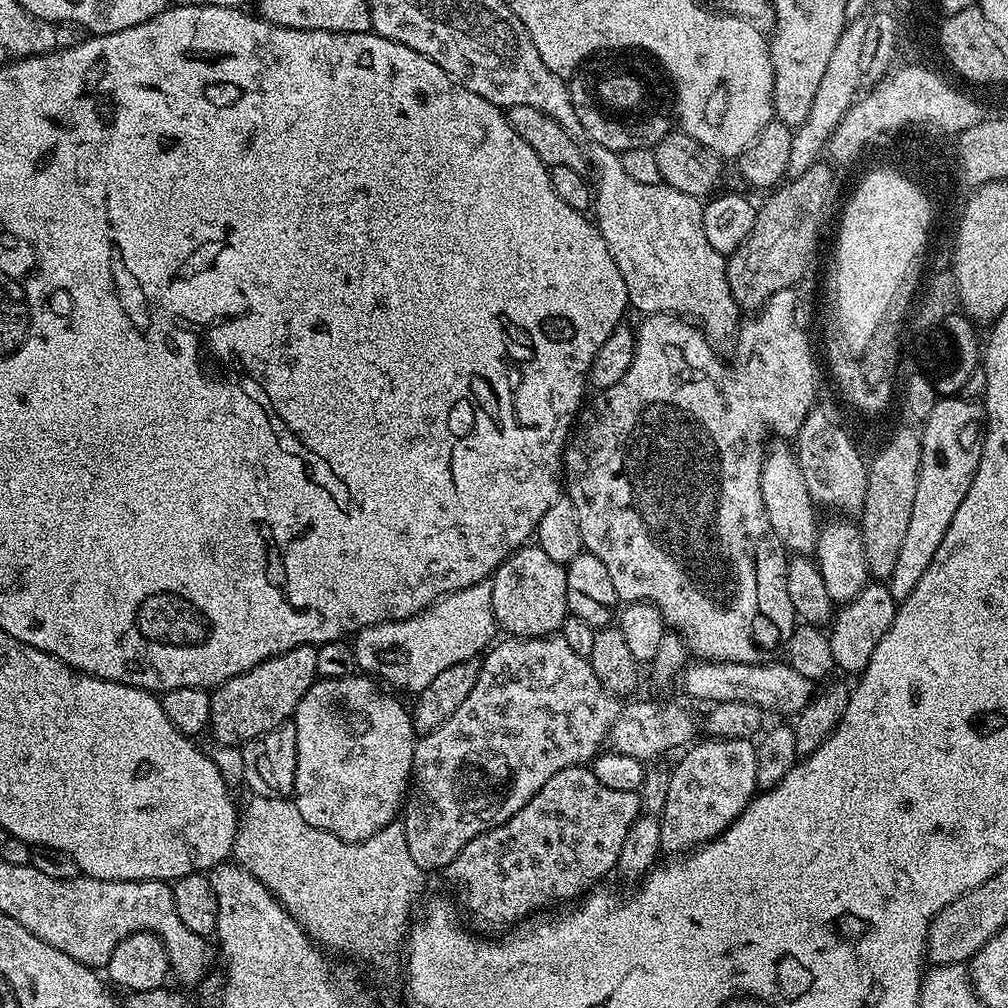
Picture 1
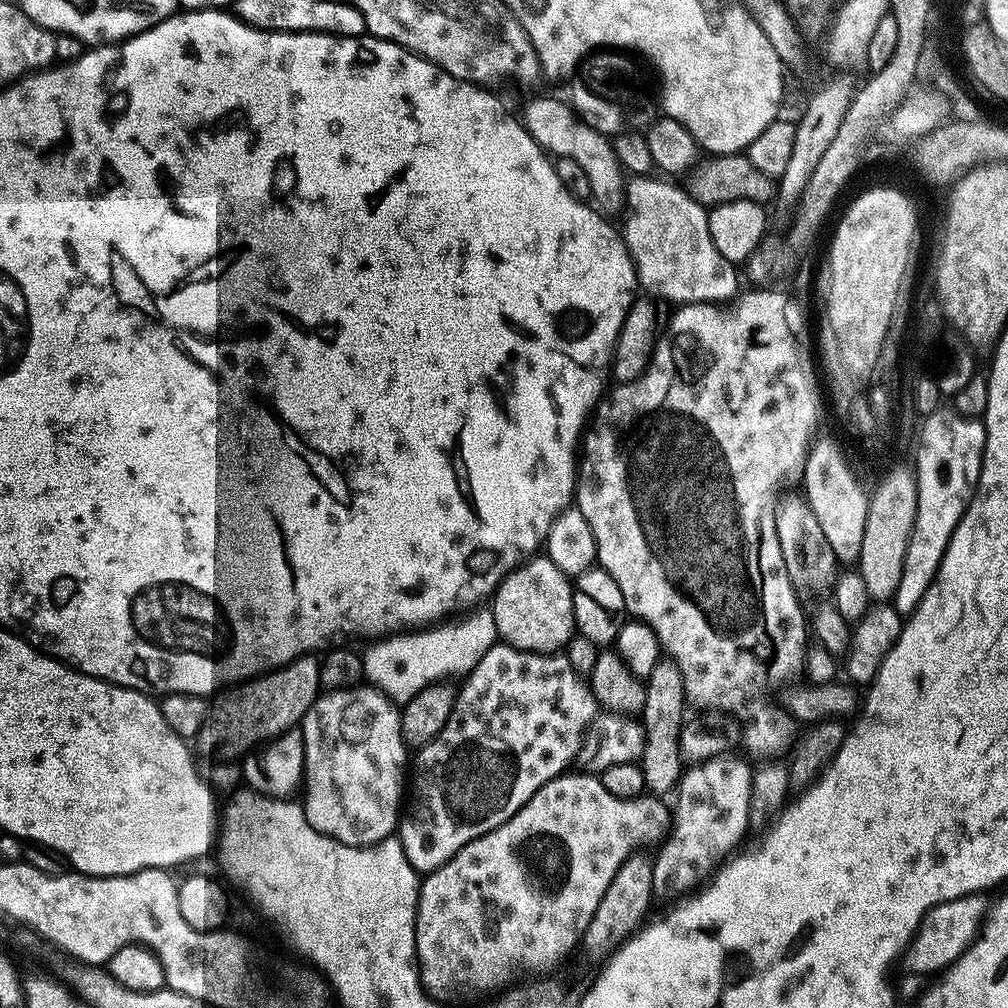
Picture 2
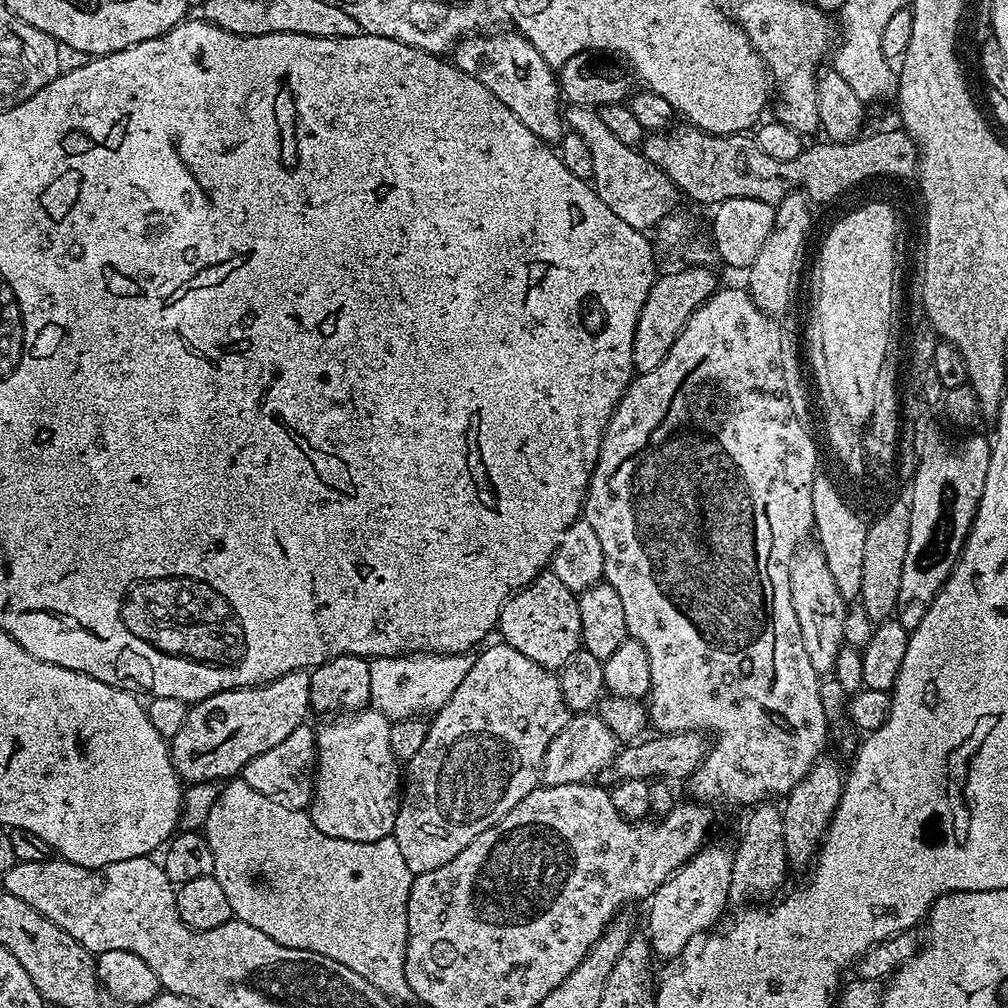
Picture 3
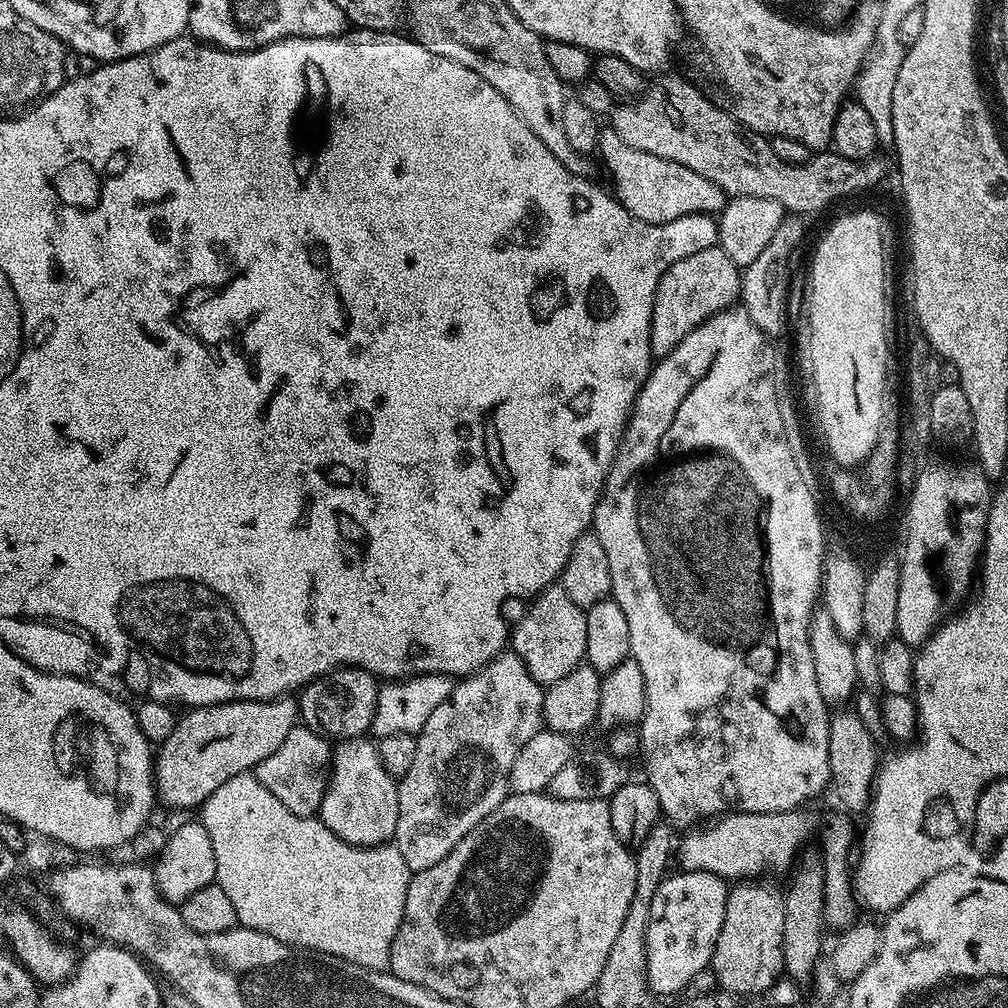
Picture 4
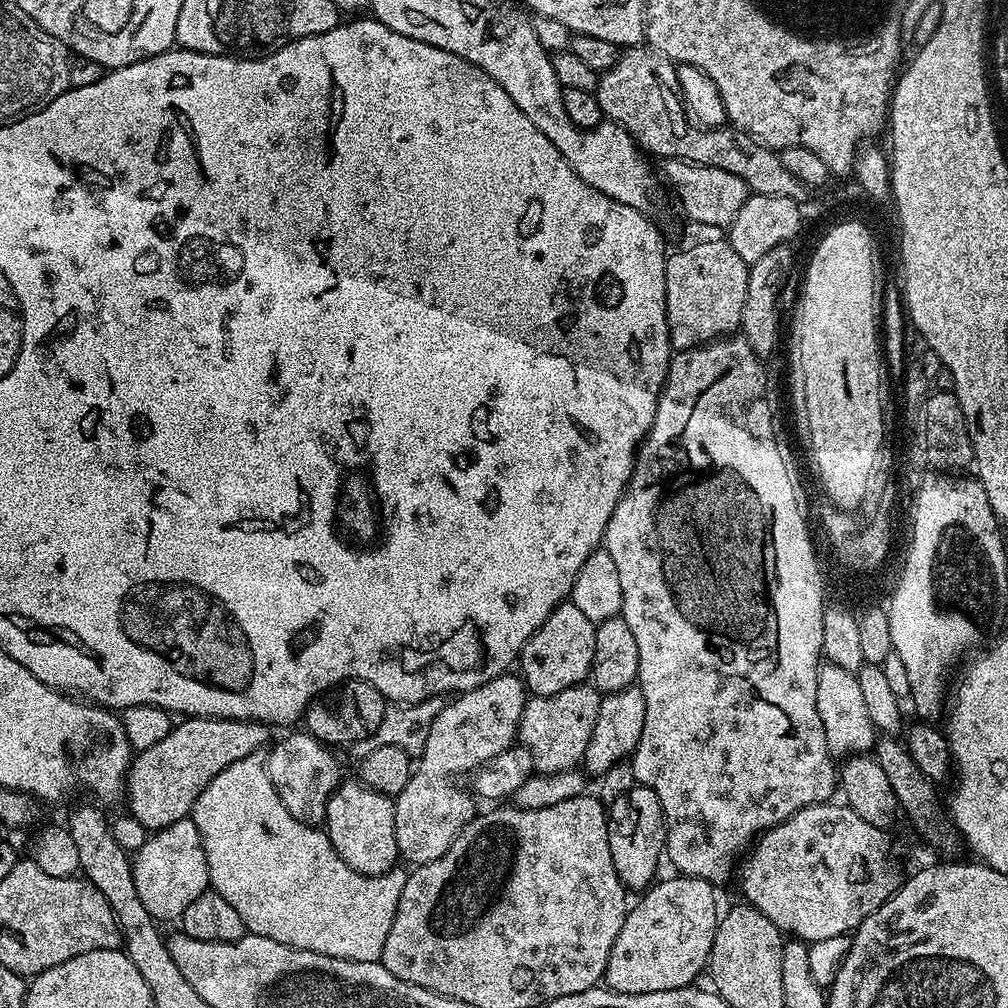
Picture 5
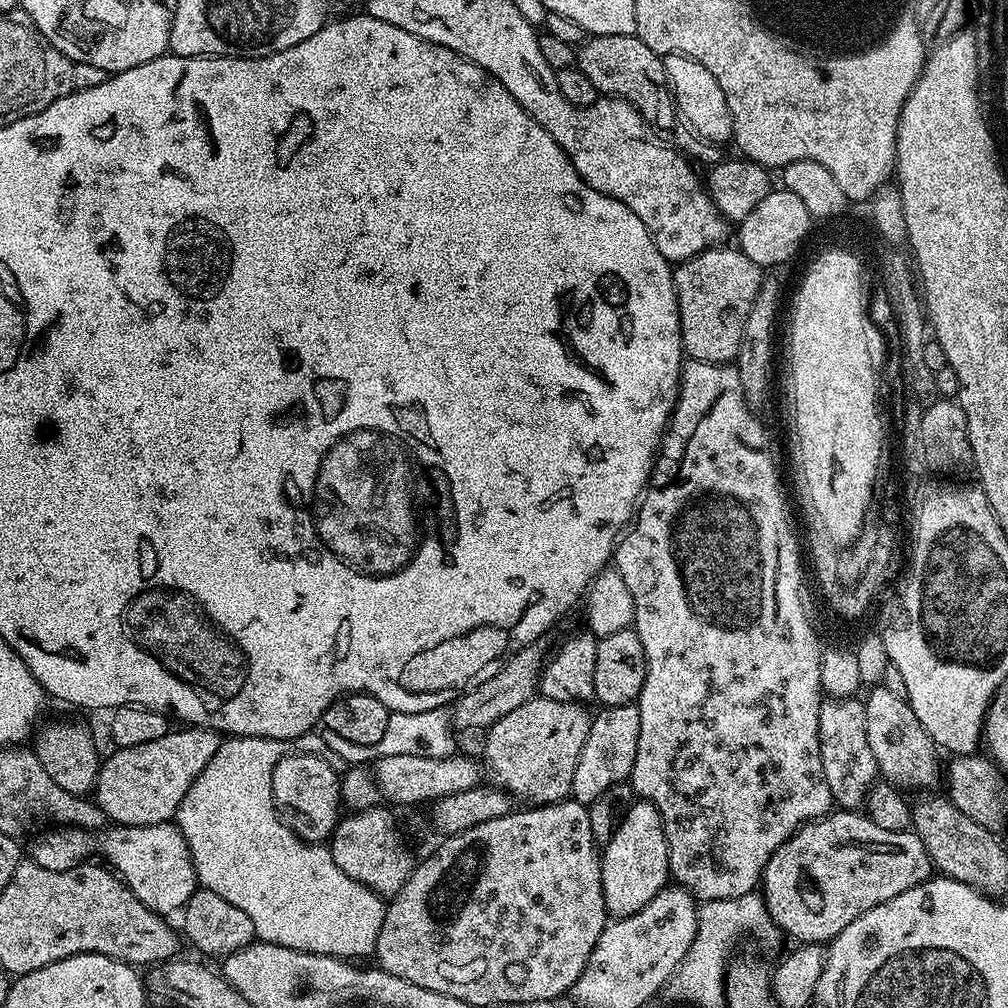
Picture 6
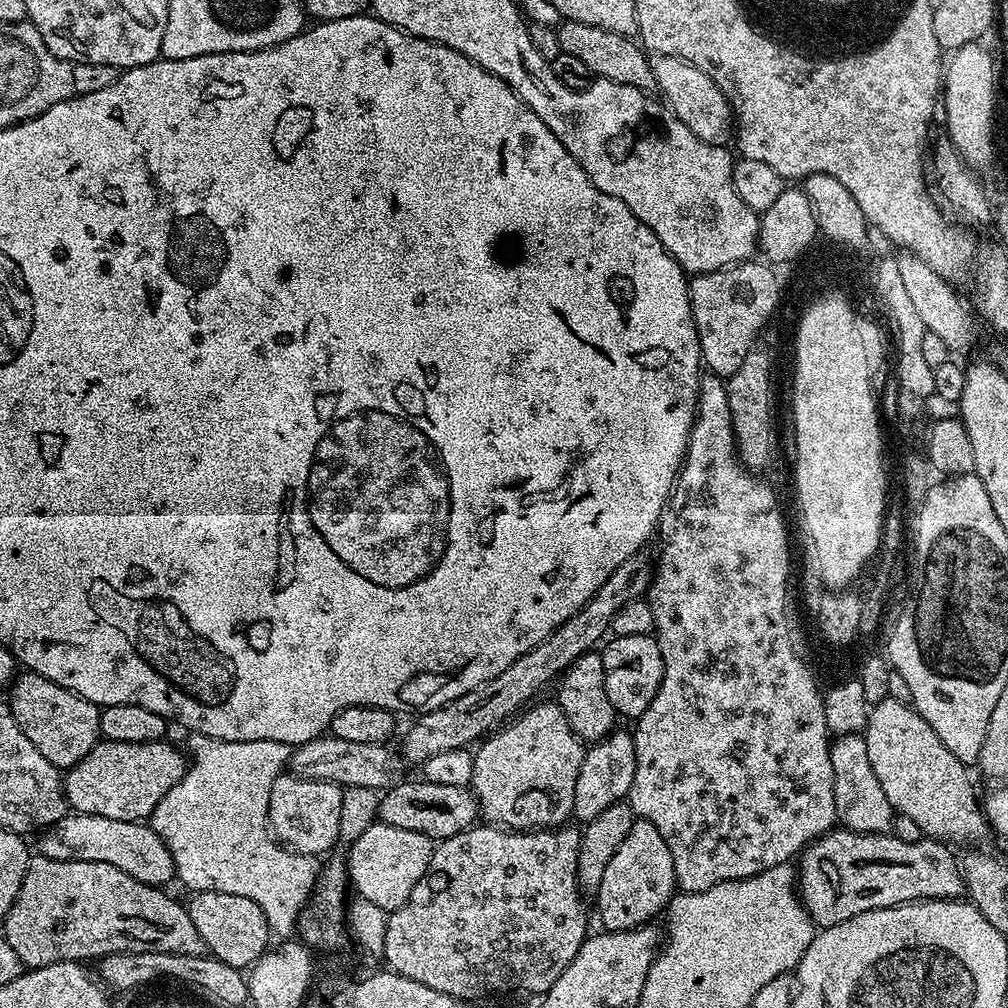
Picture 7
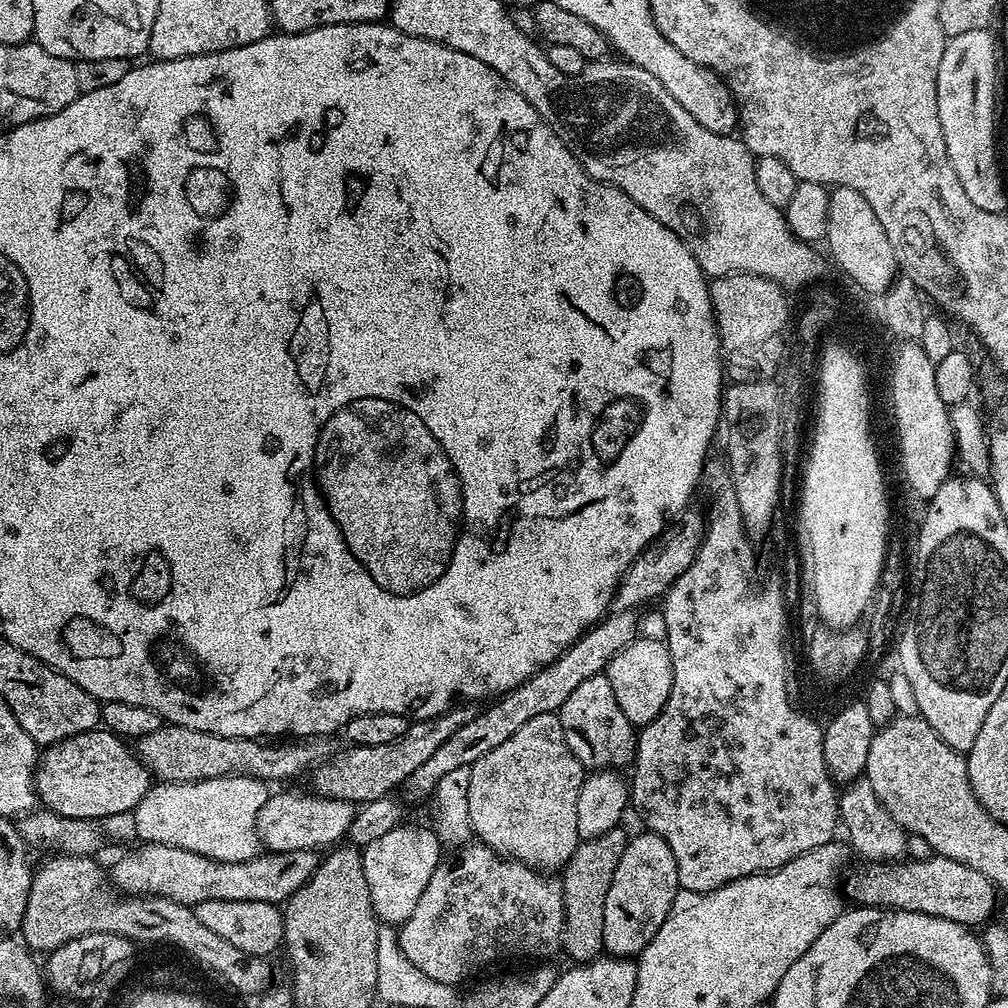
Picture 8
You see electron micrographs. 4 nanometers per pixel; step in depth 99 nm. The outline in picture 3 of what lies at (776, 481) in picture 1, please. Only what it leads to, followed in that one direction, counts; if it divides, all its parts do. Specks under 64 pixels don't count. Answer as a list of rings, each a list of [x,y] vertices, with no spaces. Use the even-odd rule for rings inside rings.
[[[808,542],[796,549],[790,566],[790,594],[794,602],[794,618],[798,618],[798,626],[802,630],[802,646],[806,646],[810,666],[814,666],[818,673],[831,673],[840,648],[845,646],[842,622],[849,605],[845,596],[838,594],[838,585],[830,574],[830,566],[826,566],[826,558],[815,543]]]

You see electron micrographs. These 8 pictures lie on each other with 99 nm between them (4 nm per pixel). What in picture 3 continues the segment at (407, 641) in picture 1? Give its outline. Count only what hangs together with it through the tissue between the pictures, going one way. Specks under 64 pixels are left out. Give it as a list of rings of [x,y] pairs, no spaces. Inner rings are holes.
[[[466,652],[456,656],[413,654],[410,656],[378,656],[370,663],[370,704],[390,722],[421,714],[435,714],[458,690],[462,678],[470,674],[473,657]]]

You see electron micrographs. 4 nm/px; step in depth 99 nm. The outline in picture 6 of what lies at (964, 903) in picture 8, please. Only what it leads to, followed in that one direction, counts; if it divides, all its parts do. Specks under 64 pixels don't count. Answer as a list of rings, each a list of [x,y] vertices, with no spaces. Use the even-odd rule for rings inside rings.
[[[833,810],[828,815],[820,817],[819,820],[810,820],[808,823],[803,824],[789,840],[782,842],[782,846],[778,846],[778,850],[774,850],[770,862],[766,862],[766,870],[762,881],[762,895],[764,905],[773,924],[783,935],[785,932],[786,935],[793,936],[796,942],[800,944],[827,945],[838,934],[842,934],[842,930],[846,930],[846,926],[850,926],[850,922],[854,922],[854,918],[866,914],[866,910],[874,910],[874,906],[882,906],[882,902],[890,902],[890,898],[898,898],[898,894],[902,894],[906,890],[918,886],[923,880],[929,879],[933,872],[934,867],[932,860],[928,857],[926,846],[923,845],[914,831],[895,832],[894,830],[882,830],[878,826],[874,826],[874,822],[859,811]]]

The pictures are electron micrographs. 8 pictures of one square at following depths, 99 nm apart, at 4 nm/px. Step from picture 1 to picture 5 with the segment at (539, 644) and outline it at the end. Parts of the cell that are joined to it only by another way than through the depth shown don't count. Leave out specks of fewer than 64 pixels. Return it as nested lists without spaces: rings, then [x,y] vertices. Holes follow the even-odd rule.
[[[505,674],[449,699],[452,701],[445,703],[433,718],[412,777],[394,798],[398,850],[403,859],[409,860],[409,865],[419,866],[442,858],[454,846],[454,838],[477,815],[477,801],[471,791],[460,789],[459,776],[467,777],[473,770],[491,764],[495,756],[517,743],[520,719],[529,699],[523,679],[516,674]]]

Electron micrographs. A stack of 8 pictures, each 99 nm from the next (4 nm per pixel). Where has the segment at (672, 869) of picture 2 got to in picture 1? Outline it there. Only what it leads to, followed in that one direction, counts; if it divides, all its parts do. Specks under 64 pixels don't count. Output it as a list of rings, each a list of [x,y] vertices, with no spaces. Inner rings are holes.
[[[704,738],[693,743],[684,754],[685,756],[677,762],[676,769],[674,767],[671,769],[666,790],[666,802],[659,814],[660,851],[664,854],[687,854],[699,848],[701,844],[708,844],[713,838],[724,833],[740,817],[742,810],[758,792],[756,744],[751,739]]]

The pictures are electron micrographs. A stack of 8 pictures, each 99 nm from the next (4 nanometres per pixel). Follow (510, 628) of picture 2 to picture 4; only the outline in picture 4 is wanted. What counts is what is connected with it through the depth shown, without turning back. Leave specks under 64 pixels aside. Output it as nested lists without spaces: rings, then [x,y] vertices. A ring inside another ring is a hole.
[[[559,586],[544,589],[510,632],[511,651],[530,670],[530,678],[547,686],[566,678],[586,660],[586,611],[579,608]]]

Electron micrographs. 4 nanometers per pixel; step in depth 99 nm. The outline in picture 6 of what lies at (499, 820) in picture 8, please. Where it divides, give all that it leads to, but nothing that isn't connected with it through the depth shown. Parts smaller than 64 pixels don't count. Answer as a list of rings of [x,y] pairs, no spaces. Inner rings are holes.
[[[542,695],[533,696],[530,702],[518,706],[518,710],[510,710],[506,718],[498,718],[491,728],[487,729],[484,740],[484,756],[488,759],[491,778],[504,791],[511,793],[517,801],[529,800],[532,806],[541,804],[558,804],[569,799],[574,782],[574,769],[578,767],[578,758],[582,754],[582,746],[586,746],[586,738],[590,734],[593,713],[587,712],[580,702],[551,700]]]

